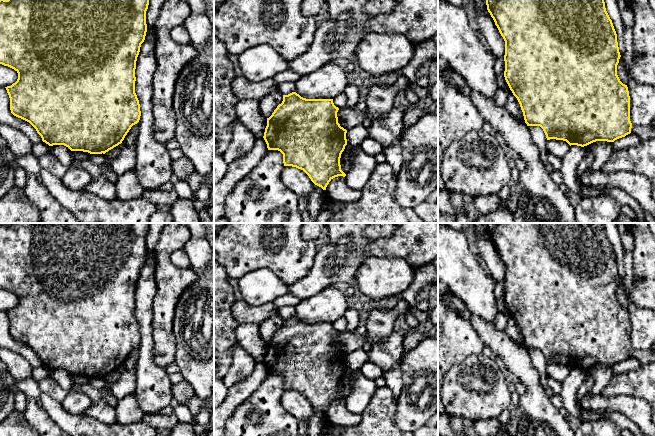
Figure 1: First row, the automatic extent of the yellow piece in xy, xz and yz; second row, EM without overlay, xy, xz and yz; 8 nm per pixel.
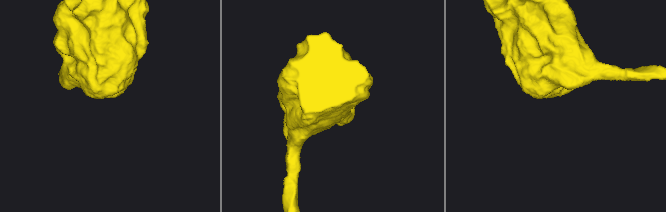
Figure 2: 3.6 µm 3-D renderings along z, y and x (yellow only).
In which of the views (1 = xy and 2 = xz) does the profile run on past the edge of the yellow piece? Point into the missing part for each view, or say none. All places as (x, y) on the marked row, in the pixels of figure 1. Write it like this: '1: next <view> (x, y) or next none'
1: next none
2: next none

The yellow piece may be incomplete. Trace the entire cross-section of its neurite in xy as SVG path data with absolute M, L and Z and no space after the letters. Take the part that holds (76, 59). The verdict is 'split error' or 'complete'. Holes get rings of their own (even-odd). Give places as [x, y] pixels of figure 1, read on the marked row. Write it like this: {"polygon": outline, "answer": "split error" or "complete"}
{"polygon": "M0 0L0 64L14 69L18 79L5 87L11 113L29 122L49 146L64 145L71 151L105 154L122 143L131 127L140 120L140 104L135 93L135 69L141 44L147 32L149 0Z", "answer": "complete"}

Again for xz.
{"polygon": "M296 92L283 95L282 103L267 118L267 126L263 136L268 150L278 150L283 154L284 166L292 166L303 170L311 181L323 190L326 190L327 185L333 178L346 176L341 170L340 158L347 145L347 130L338 123L338 110L339 108L334 105L333 99L306 99Z", "answer": "complete"}

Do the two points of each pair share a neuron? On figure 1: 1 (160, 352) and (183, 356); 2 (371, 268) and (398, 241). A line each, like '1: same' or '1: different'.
1: different
2: different

